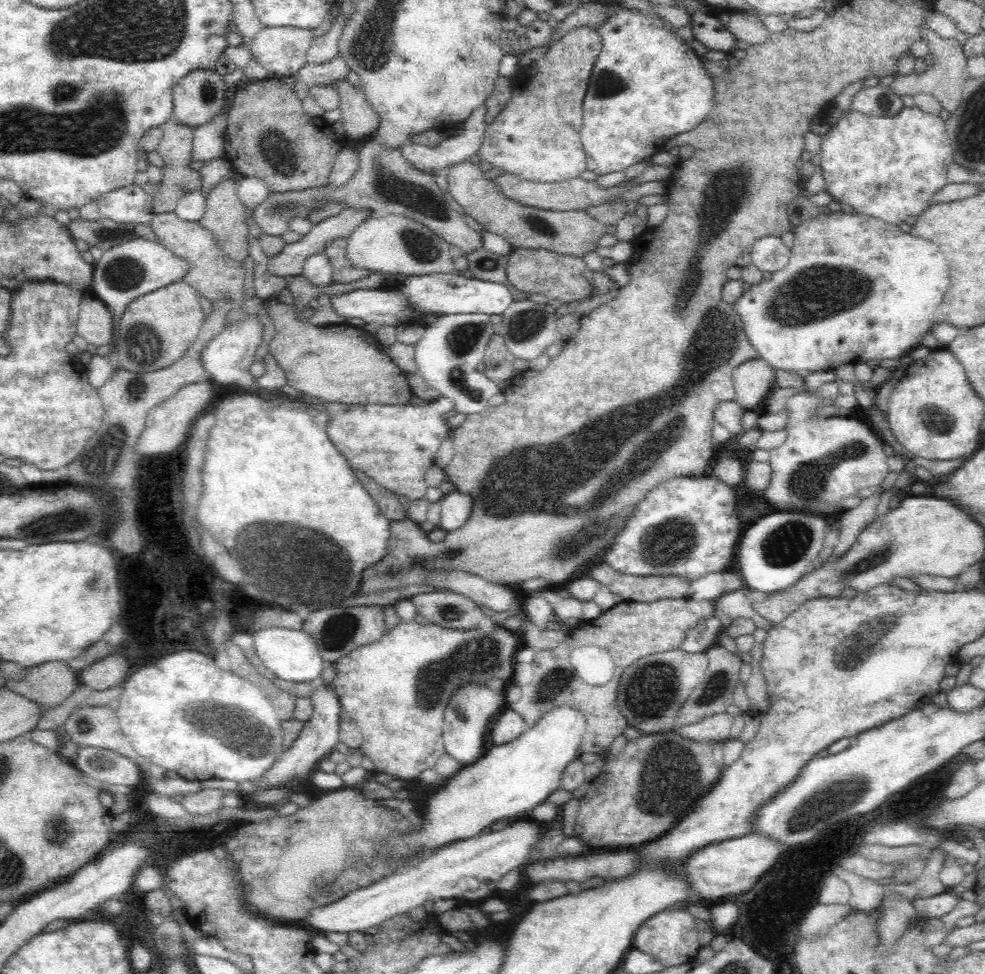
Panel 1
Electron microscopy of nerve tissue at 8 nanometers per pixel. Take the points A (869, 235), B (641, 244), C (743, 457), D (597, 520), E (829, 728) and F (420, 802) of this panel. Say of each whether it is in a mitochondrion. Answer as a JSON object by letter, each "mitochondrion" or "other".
{"A":"other","B":"other","C":"other","D":"mitochondrion","E":"other","F":"other"}

